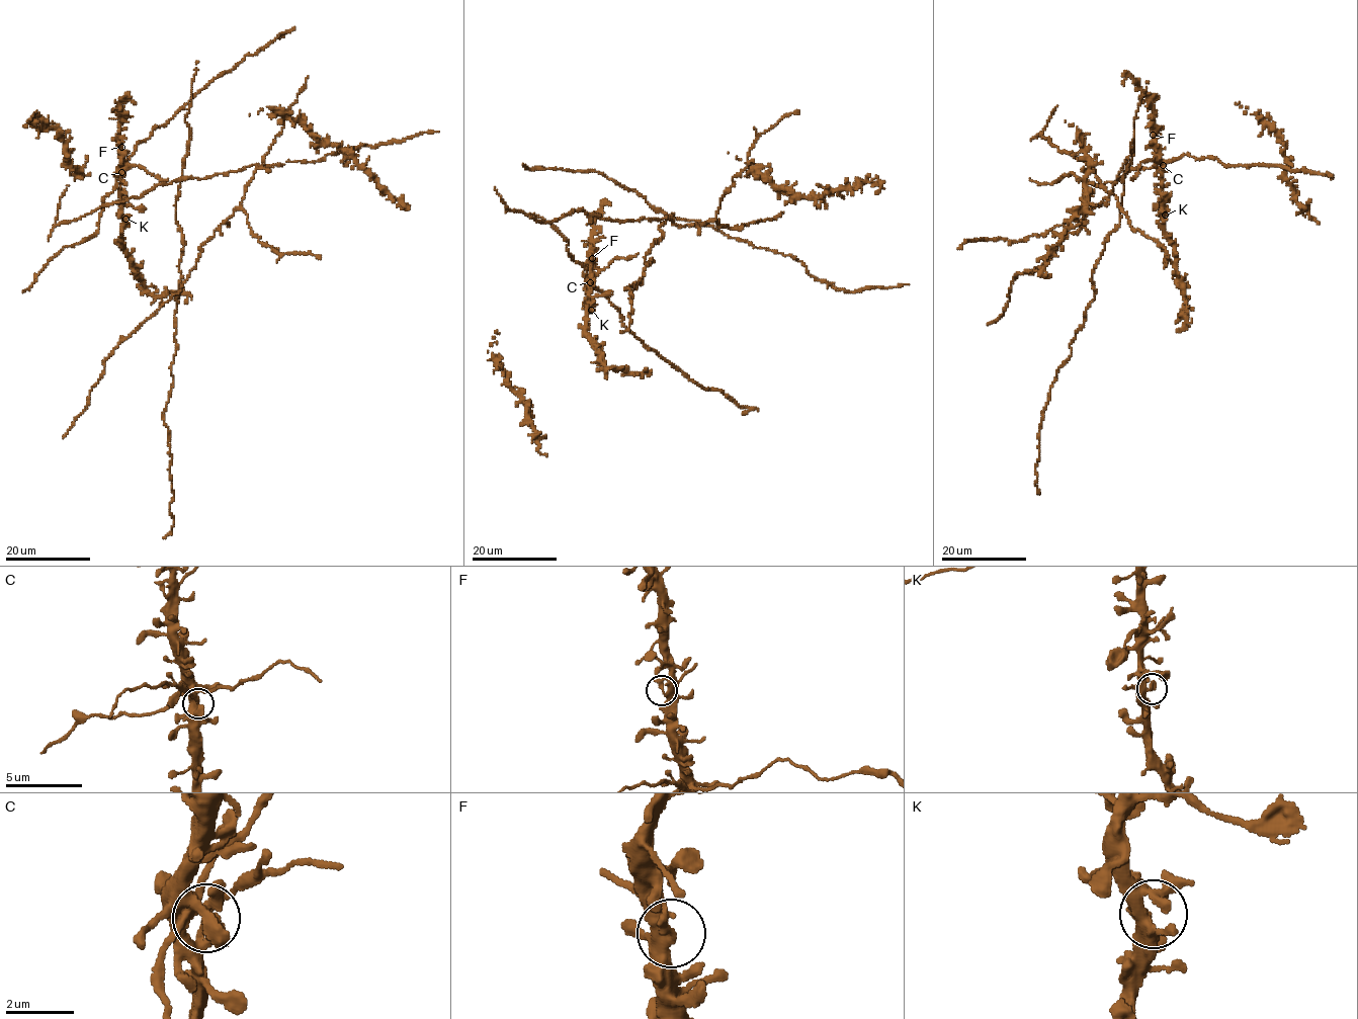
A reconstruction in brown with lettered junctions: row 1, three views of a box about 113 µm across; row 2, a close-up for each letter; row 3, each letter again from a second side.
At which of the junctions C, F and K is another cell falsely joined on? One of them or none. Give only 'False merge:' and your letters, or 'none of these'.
False merge: C

